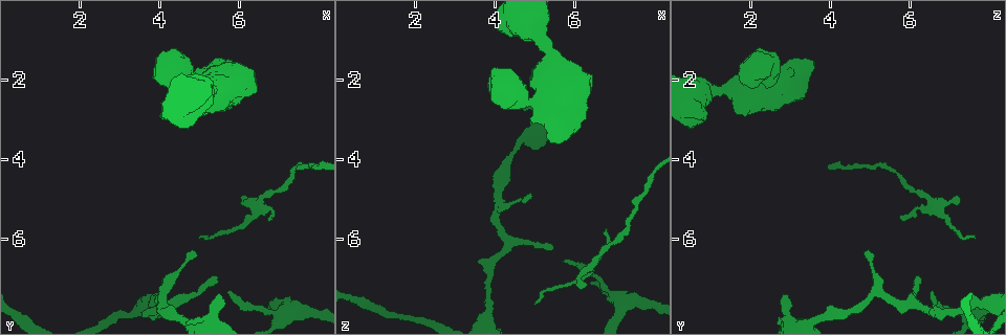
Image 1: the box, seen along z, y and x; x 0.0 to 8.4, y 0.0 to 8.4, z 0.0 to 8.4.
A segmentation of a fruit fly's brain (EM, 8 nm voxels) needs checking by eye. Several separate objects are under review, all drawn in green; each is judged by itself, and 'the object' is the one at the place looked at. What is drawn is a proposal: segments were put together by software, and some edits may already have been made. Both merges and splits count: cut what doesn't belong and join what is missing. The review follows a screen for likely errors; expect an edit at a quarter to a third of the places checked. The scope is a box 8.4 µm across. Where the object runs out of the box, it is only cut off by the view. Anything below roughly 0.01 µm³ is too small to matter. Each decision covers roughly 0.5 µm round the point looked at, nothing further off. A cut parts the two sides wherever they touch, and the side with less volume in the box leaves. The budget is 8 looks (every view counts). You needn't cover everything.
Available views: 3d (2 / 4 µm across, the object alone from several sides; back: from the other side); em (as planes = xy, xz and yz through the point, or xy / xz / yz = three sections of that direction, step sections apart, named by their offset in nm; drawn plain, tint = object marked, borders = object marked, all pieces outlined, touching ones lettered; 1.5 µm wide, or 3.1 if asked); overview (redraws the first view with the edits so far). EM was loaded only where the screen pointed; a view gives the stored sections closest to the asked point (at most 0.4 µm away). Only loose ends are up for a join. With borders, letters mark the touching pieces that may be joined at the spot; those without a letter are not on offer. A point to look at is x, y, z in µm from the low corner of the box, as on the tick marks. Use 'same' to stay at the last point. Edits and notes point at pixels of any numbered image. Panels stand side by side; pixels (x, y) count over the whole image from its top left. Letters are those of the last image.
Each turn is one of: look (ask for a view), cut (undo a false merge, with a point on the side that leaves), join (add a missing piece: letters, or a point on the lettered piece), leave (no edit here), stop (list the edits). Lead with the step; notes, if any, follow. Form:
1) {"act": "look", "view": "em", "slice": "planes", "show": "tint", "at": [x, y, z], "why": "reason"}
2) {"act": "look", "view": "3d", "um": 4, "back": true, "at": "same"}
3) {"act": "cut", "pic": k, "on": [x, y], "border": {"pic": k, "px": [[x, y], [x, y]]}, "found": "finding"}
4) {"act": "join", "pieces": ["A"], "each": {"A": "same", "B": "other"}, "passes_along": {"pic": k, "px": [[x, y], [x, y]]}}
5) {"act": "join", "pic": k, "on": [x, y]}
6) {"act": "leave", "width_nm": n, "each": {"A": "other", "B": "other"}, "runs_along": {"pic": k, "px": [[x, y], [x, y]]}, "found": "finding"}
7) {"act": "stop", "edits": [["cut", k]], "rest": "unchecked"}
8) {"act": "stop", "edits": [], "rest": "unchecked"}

{"act": "look", "view": "3d", "um": 4, "back": true, "at": [5.10, 2.90, 1.65], "why": "stops while still wide"}

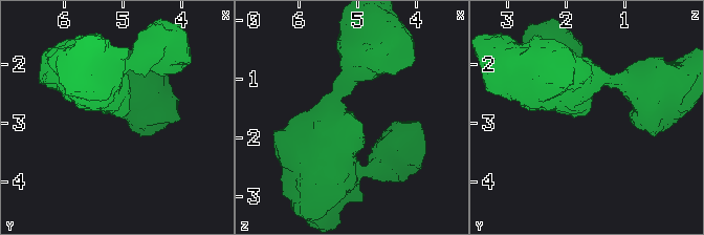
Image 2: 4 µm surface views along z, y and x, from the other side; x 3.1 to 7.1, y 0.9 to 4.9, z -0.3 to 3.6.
{"act": "look", "view": "em", "slice": "planes", "show": "borders", "at": [5.05, 2.85, 1.65], "why": "shape alone is not enough"}

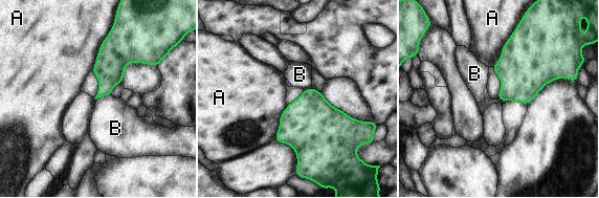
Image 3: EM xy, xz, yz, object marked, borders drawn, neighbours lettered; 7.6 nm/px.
{"act": "leave", "each": {"A": "other", "B": "other"}, "found": "no lettered piece goes on from it"}

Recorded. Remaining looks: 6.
{"act": "look", "view": "3d", "um": 4, "at": [6.25, 5.10, 7.25], "why": "tapers out"}

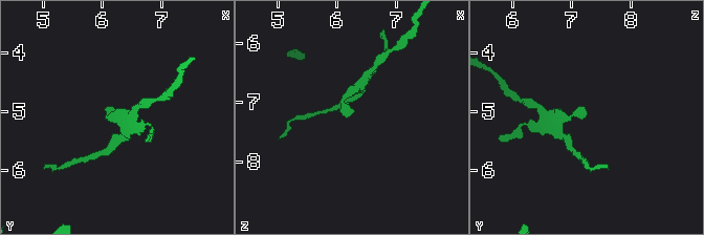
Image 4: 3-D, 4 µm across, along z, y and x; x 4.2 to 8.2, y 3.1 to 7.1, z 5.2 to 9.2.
{"act": "look", "view": "em", "slice": "planes", "show": "borders", "at": [6.20, 5.10, 7.20]}

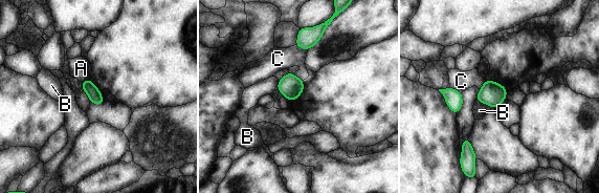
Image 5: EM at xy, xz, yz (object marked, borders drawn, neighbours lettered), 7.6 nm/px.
{"act": "leave", "each": {"A": "other", "B": "other", "C": "other"}, "border": {"pic": 5, "px": [[477, 100], [491, 107]]}, "found": "no lettered piece goes on from it"}

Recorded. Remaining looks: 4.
{"act": "look", "view": "3d", "um": 2, "back": true, "at": [5.50, 6.90, 6.20], "why": "branch stops here"}

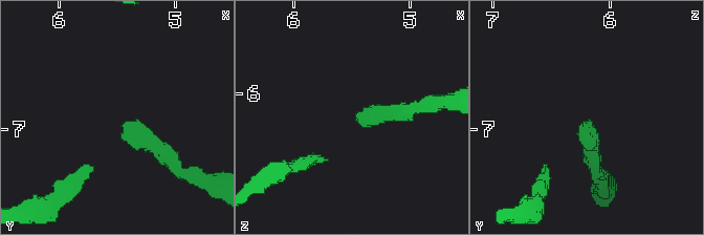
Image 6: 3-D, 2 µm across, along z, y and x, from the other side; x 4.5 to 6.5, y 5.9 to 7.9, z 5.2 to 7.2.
{"act": "look", "view": "em", "slice": "planes", "show": "plain", "at": [5.46, 6.92, 6.22], "why": "need the tissue"}

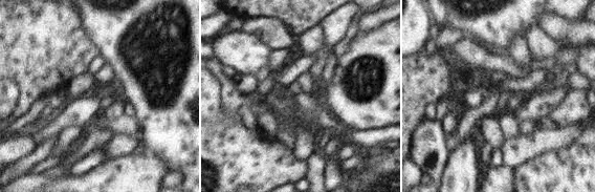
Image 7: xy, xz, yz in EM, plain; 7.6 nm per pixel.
{"act": "look", "view": "em", "slice": "planes", "show": "borders", "at": "same"}

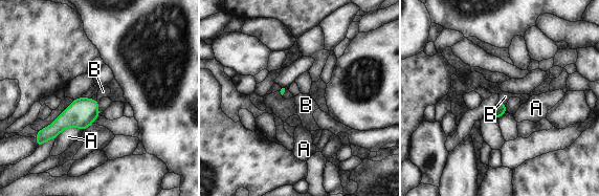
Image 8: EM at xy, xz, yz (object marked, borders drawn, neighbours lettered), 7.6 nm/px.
{"act": "join", "pieces": ["B"], "longest_contact_nm": ["A", 240], "each": {"A": "other", "B": "same"}, "found": "it goes on there"}

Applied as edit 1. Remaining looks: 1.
{"act": "stop", "edits": [["join", 8]], "rest": "unchecked"}

